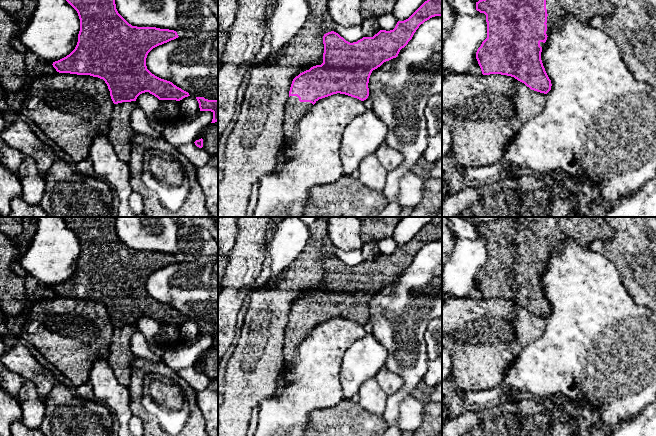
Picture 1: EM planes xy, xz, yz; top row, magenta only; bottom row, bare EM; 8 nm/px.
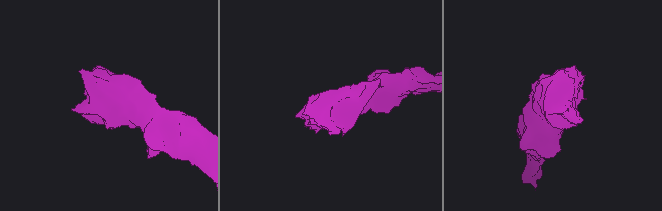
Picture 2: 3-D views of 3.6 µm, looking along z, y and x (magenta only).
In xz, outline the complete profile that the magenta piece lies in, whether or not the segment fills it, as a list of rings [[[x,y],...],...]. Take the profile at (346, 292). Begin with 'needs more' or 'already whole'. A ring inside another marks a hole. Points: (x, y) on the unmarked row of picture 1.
needs more; [[[433,217],[393,254],[380,254],[373,261],[350,267],[334,255],[324,258],[323,287],[292,305],[284,335],[284,366],[294,364],[298,346],[319,323],[340,317],[366,324],[372,295],[396,282],[419,250],[435,240],[442,240],[442,217]]]

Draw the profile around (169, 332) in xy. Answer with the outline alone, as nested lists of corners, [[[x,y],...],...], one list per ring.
[[[160,324],[161,339],[167,343],[175,343],[179,340],[179,327],[176,324]]]

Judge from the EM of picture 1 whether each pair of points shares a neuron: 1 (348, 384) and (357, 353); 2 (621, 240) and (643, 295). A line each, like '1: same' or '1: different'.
1: same
2: same

